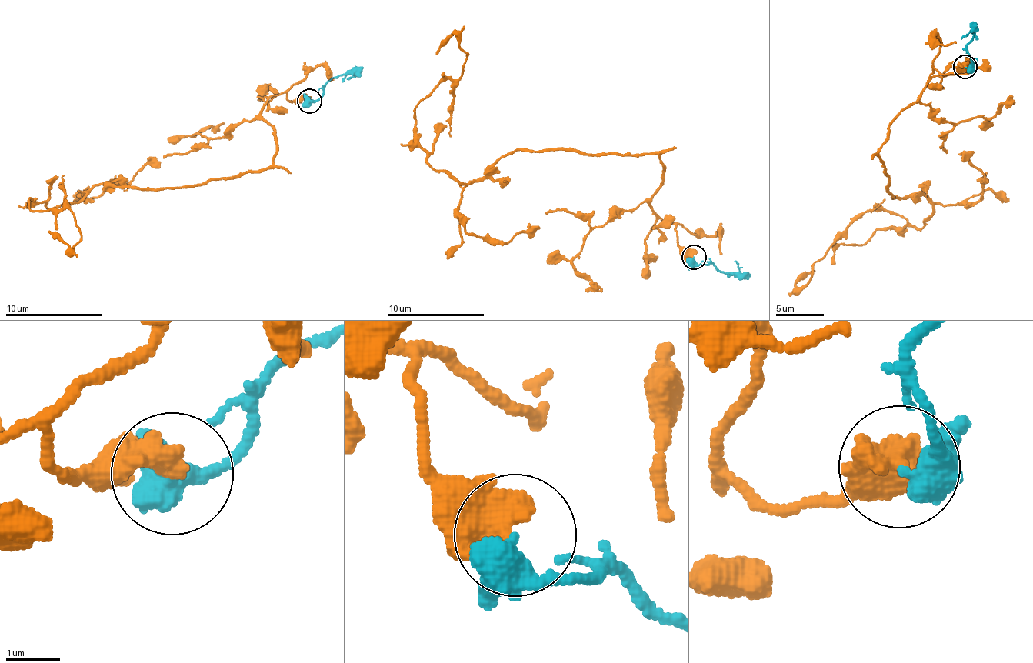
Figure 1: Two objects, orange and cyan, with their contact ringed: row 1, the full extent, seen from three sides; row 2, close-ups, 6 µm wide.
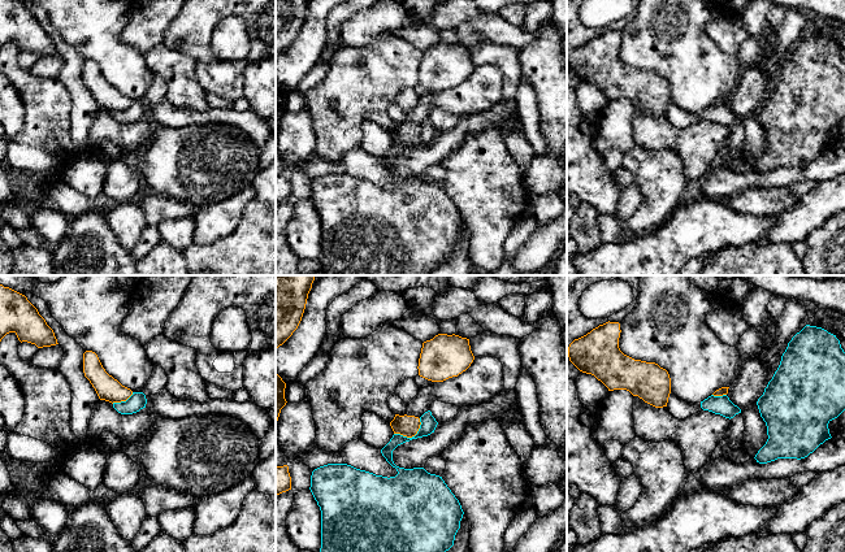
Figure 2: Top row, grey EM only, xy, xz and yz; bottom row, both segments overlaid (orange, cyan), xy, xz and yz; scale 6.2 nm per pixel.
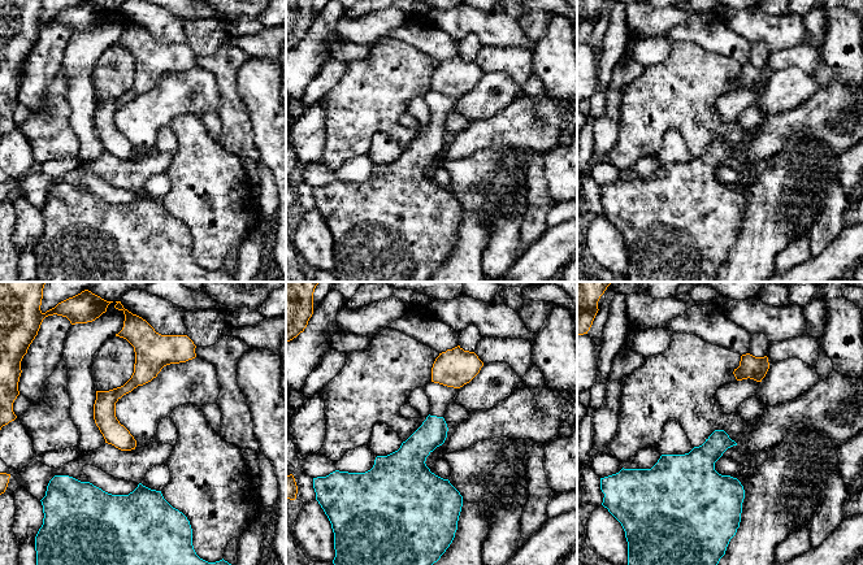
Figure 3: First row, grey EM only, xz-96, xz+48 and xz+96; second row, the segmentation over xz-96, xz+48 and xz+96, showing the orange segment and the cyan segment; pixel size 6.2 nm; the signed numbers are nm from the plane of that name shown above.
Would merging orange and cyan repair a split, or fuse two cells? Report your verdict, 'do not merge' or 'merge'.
do not merge

